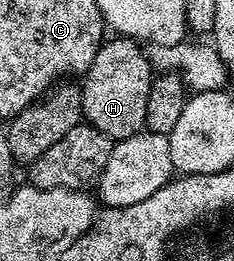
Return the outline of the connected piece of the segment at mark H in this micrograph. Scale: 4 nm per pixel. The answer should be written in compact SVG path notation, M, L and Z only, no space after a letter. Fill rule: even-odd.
M114 35L103 40L102 46L96 51L96 59L92 59L92 67L81 78L80 88L83 99L83 113L85 124L90 125L96 131L108 135L111 141L123 141L132 135L143 132L146 129L146 112L148 111L148 91L152 84L152 66L150 58L144 52L139 42Z

